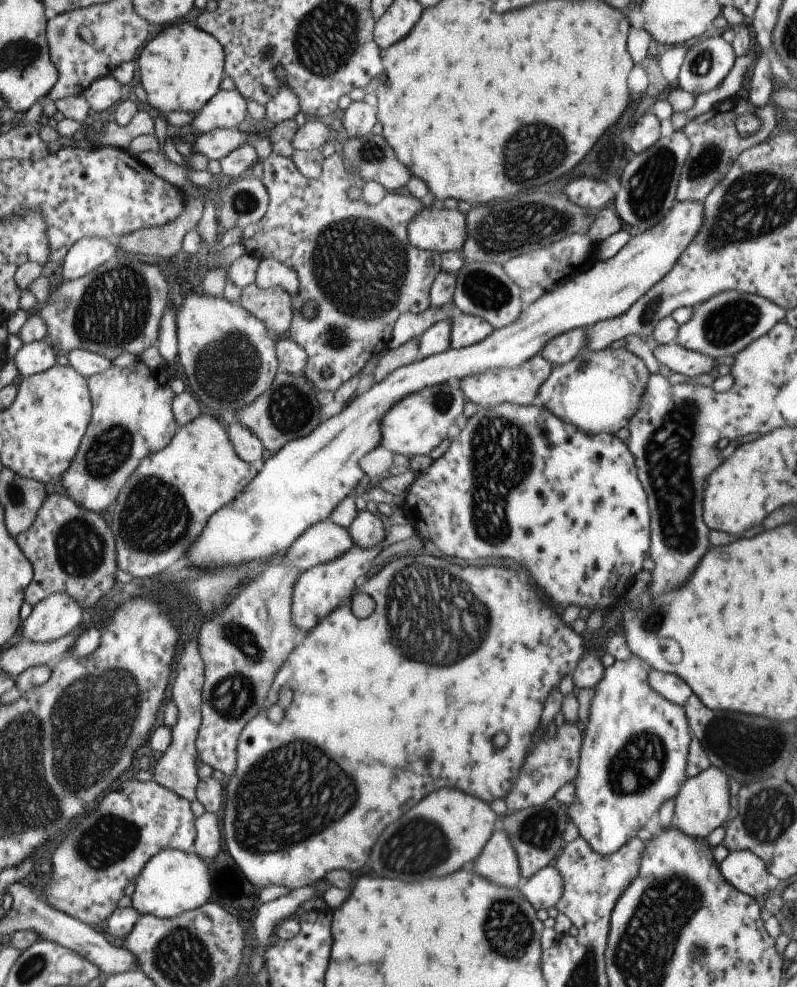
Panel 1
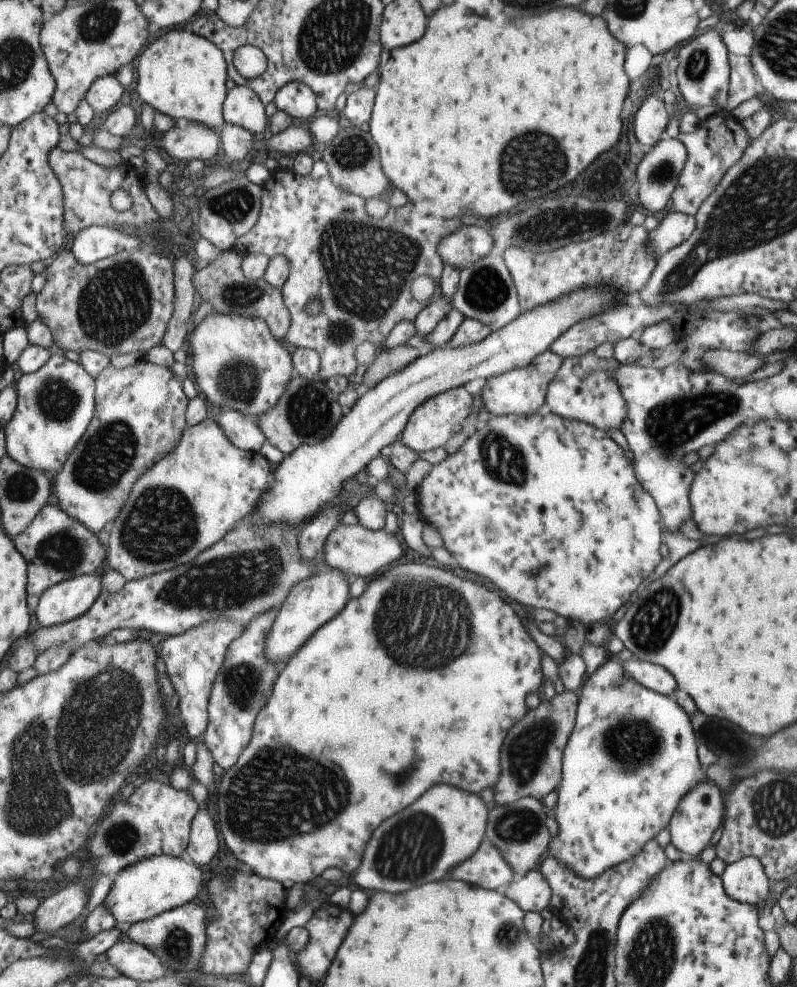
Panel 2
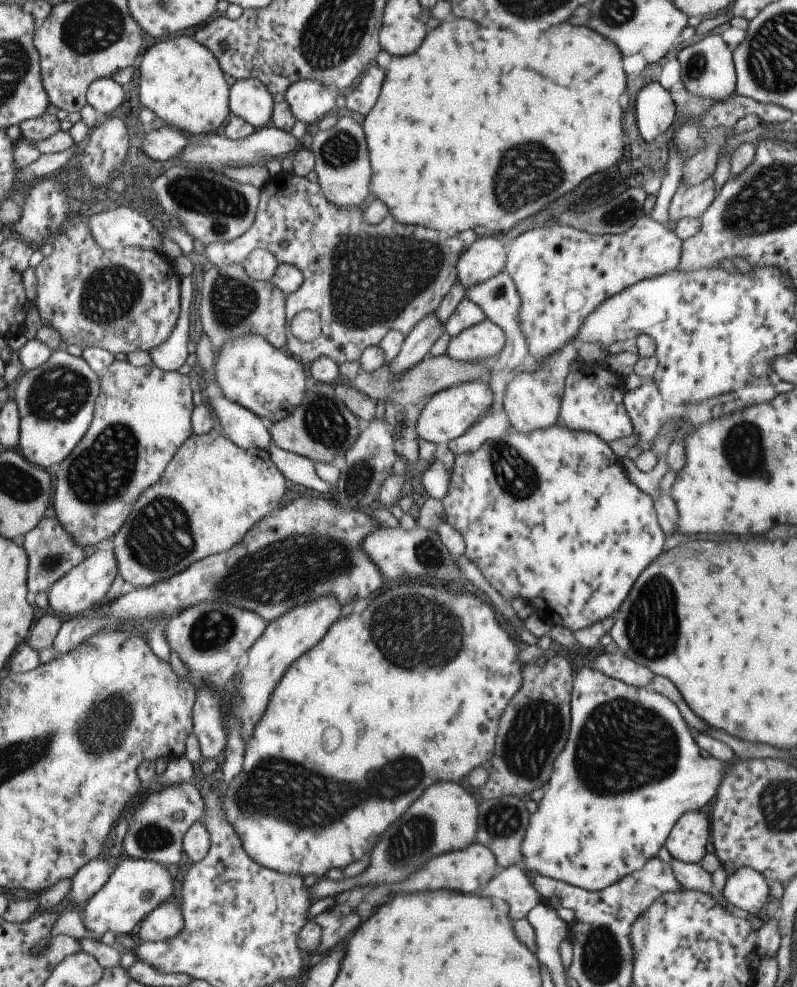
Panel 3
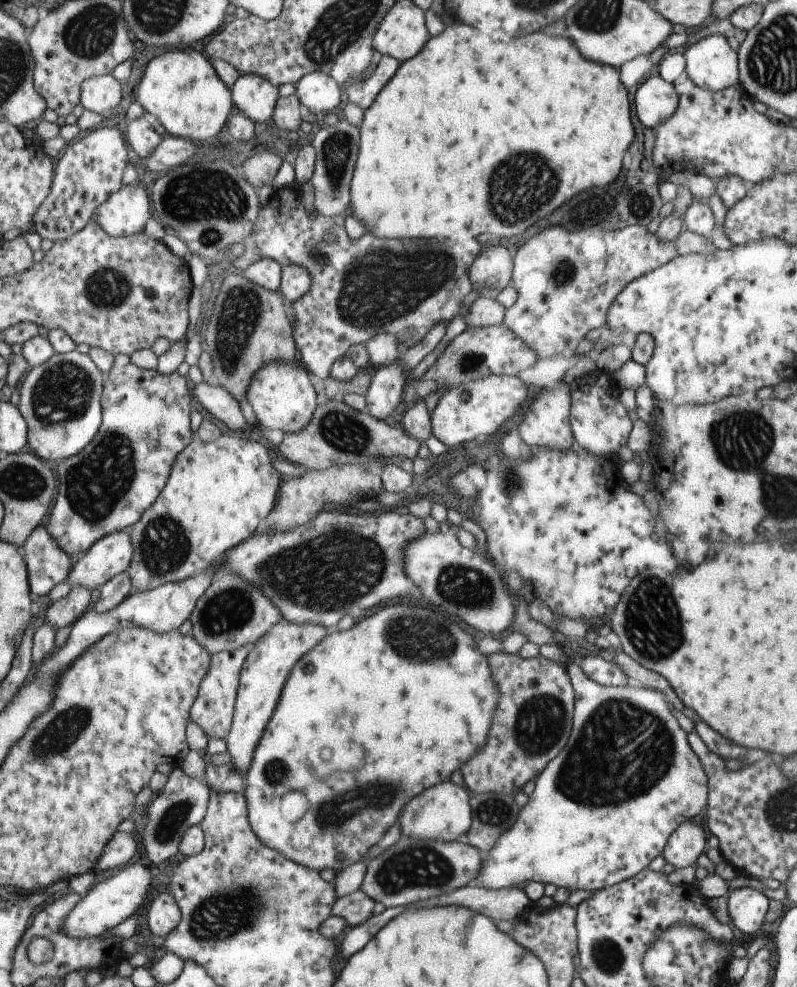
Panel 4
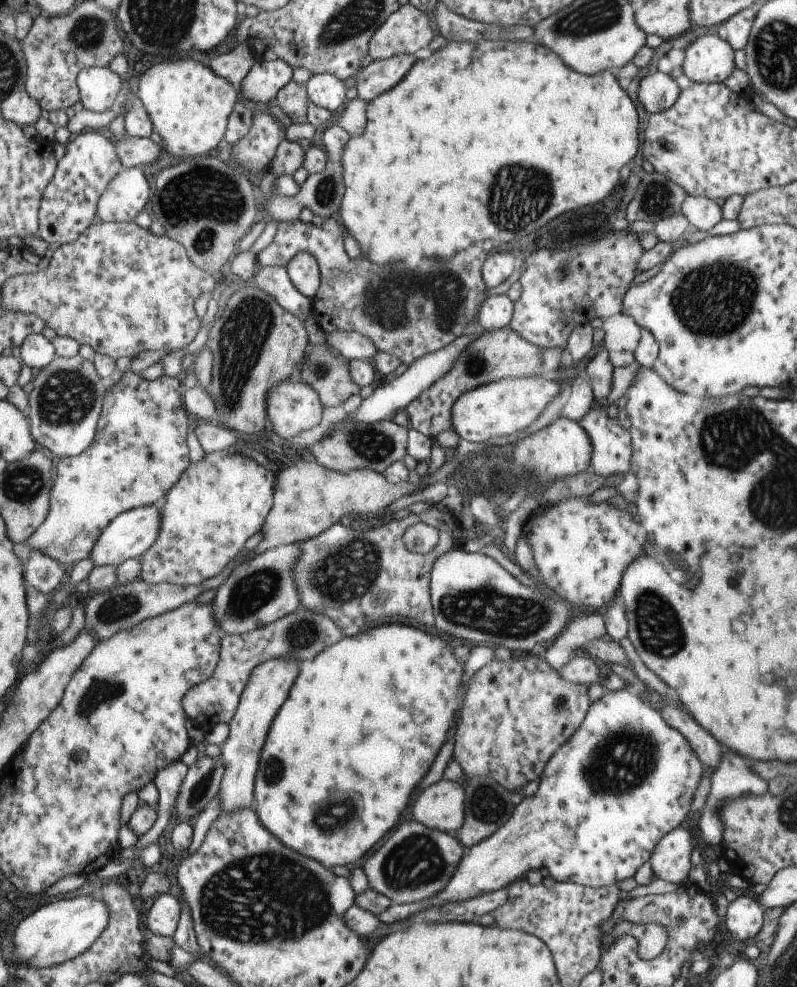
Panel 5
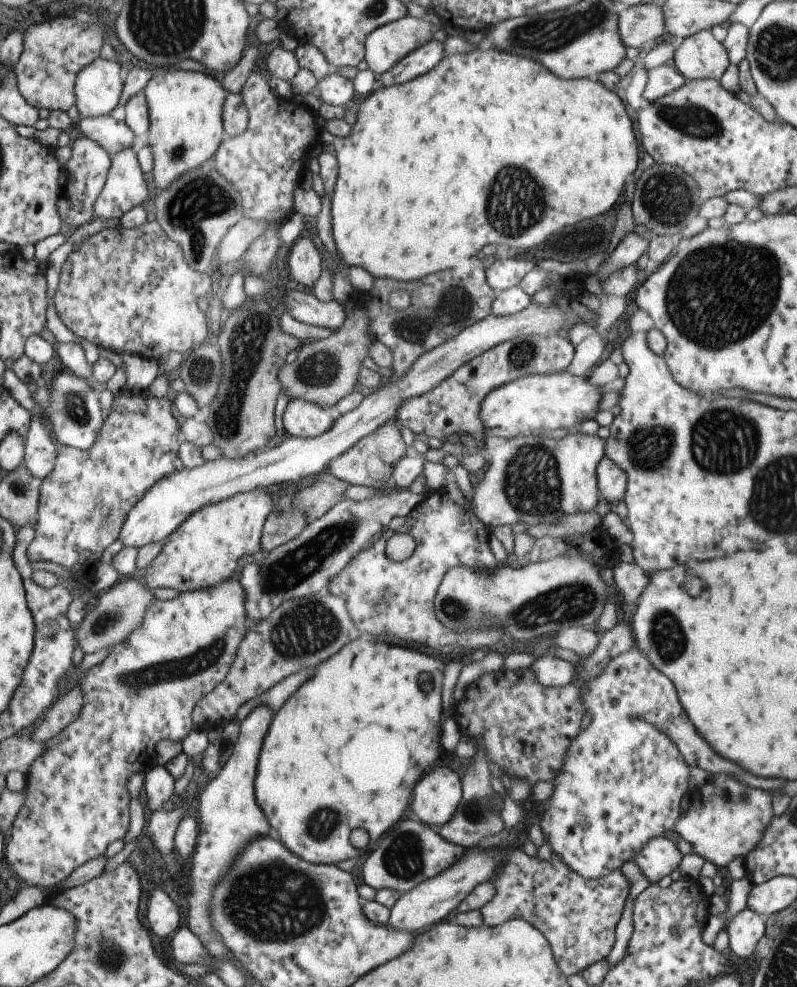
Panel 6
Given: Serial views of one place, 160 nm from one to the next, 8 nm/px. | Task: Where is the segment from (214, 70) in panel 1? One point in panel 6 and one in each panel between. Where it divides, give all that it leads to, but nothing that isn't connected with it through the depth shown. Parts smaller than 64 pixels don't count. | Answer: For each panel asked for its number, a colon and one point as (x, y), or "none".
2: (182, 75)
3: (181, 82)
4: (179, 88)
5: (188, 104)
6: (184, 107)

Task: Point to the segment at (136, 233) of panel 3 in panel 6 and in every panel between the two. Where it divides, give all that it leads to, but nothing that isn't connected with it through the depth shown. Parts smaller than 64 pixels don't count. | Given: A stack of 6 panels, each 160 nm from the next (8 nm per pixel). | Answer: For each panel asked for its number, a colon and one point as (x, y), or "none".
4: (125, 213)
5: (128, 194)
6: (127, 187)

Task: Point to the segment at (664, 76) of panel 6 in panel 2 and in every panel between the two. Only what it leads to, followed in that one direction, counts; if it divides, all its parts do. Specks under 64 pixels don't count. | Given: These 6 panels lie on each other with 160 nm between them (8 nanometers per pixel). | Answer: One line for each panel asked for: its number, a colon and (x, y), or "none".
2: (651, 118)
3: (655, 111)
4: (655, 100)
5: (656, 92)

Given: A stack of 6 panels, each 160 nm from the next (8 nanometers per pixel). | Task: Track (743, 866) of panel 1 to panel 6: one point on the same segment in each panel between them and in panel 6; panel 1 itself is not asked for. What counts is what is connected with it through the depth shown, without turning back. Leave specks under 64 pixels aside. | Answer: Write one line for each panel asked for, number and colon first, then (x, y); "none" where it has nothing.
2: (744, 880)
3: (745, 889)
4: (746, 906)
5: (743, 919)
6: (746, 927)

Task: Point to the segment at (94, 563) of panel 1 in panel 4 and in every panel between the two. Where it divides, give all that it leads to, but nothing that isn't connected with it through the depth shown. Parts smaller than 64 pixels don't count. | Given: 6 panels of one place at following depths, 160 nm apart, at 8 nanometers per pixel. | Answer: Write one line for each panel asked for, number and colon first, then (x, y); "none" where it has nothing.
2: (59, 548)
3: (53, 552)
4: (49, 564)

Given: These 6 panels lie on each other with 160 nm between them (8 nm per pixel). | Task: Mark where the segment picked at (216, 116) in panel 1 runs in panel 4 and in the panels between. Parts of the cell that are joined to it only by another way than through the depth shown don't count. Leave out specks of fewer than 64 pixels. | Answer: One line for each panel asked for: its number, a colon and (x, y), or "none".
2: (240, 106)
3: (248, 99)
4: (254, 97)

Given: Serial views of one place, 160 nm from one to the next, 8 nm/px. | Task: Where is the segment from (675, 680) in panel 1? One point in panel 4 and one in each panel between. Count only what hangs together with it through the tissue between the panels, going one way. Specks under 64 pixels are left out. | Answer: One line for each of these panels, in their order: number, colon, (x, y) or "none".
2: (653, 677)
3: (617, 665)
4: (605, 673)

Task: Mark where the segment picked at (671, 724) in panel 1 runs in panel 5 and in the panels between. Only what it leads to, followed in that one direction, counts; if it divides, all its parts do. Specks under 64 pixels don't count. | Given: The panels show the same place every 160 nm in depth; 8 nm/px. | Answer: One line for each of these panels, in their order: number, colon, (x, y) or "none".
2: (631, 755)
3: (590, 829)
4: (578, 830)
5: (582, 825)

